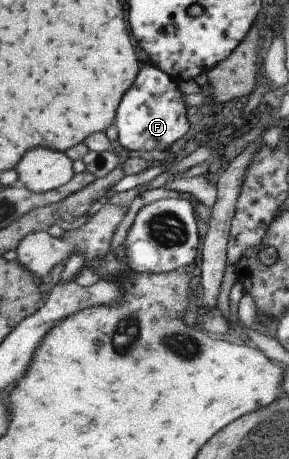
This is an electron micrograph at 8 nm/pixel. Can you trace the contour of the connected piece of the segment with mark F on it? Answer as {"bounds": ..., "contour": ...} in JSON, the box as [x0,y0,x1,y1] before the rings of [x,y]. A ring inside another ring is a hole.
{"bounds":[116,63,192,151],"contour":[[[152,63],[143,64],[135,84],[127,91],[116,115],[119,143],[128,151],[164,151],[175,147],[178,139],[191,132],[192,126],[186,117],[184,94],[165,71]]]}

